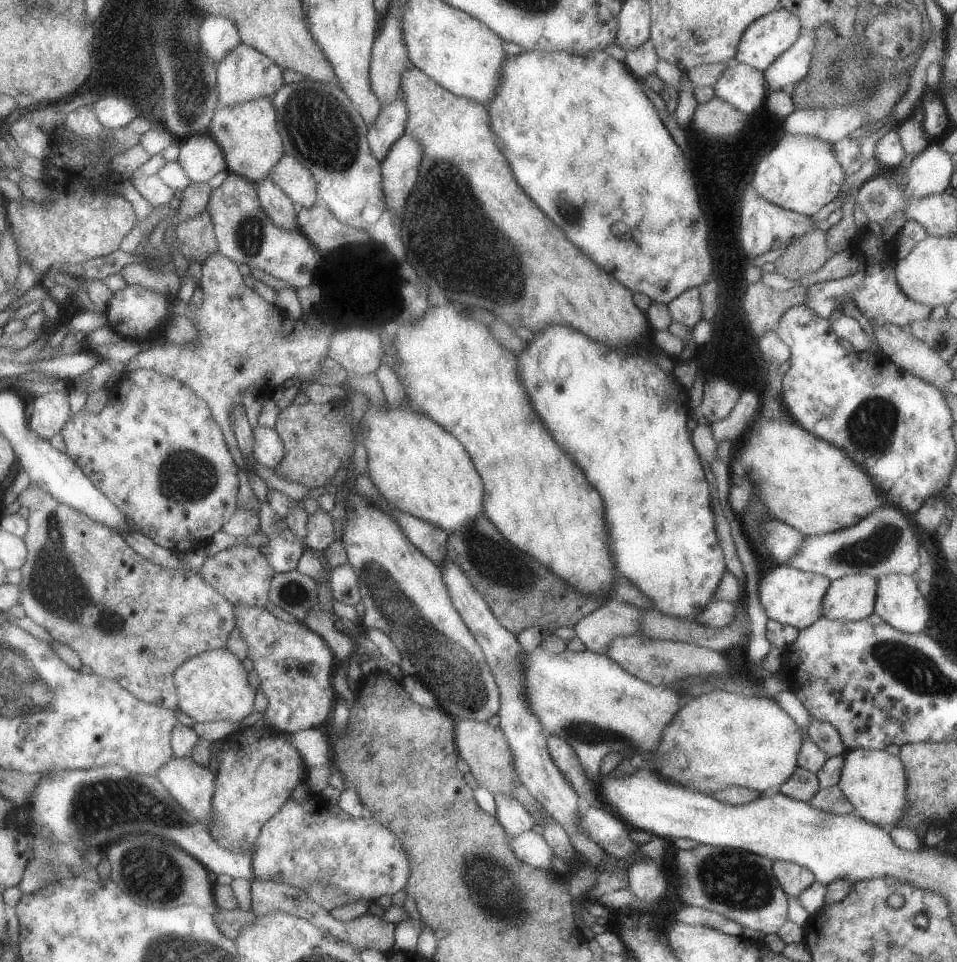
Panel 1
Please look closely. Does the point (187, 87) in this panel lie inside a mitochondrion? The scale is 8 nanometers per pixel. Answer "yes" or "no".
yes

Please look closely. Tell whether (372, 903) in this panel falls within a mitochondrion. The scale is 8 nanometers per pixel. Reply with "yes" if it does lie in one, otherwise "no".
no

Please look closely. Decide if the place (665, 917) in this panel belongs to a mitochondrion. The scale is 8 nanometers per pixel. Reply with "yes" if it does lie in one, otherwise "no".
no

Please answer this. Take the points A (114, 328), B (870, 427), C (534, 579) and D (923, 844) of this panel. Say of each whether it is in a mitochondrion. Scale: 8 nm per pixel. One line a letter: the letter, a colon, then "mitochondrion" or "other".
A: other
B: mitochondrion
C: other
D: other

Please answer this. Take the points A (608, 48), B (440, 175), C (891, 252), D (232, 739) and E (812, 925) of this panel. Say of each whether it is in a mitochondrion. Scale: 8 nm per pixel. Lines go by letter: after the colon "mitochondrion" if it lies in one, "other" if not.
A: other
B: mitochondrion
C: other
D: other
E: other

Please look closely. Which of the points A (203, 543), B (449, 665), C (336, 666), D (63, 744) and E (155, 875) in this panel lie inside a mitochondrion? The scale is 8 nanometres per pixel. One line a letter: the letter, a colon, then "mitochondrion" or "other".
A: other
B: mitochondrion
C: other
D: other
E: mitochondrion

